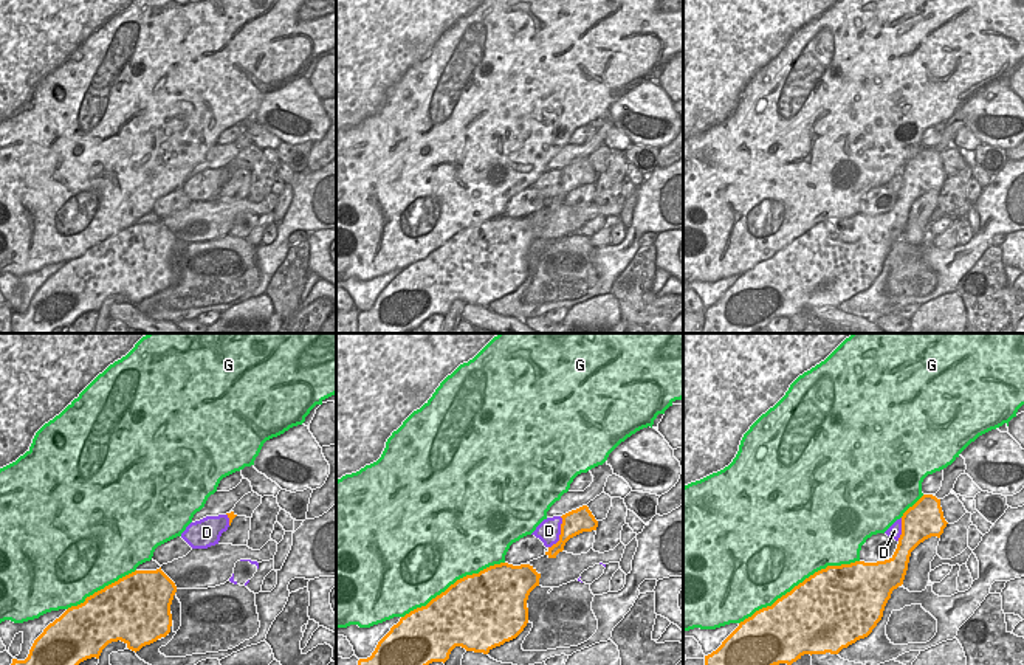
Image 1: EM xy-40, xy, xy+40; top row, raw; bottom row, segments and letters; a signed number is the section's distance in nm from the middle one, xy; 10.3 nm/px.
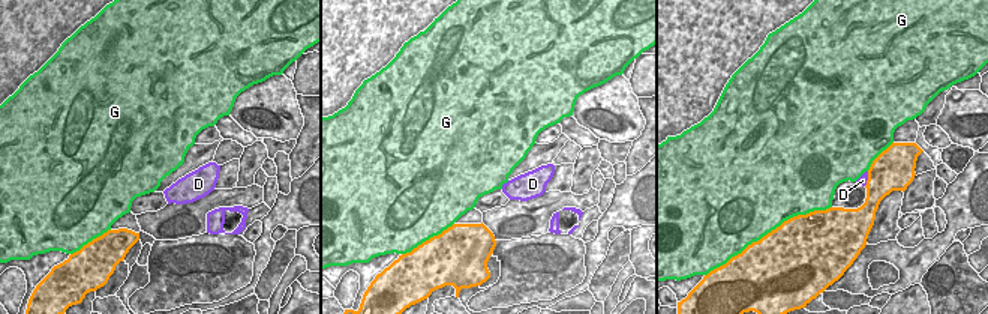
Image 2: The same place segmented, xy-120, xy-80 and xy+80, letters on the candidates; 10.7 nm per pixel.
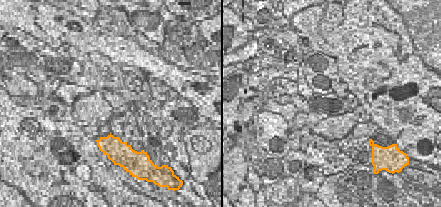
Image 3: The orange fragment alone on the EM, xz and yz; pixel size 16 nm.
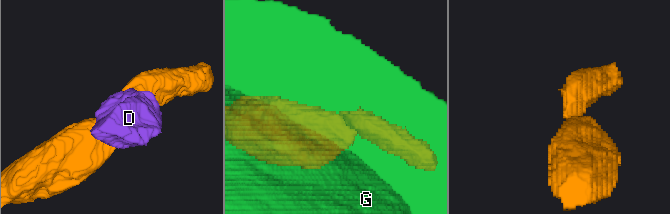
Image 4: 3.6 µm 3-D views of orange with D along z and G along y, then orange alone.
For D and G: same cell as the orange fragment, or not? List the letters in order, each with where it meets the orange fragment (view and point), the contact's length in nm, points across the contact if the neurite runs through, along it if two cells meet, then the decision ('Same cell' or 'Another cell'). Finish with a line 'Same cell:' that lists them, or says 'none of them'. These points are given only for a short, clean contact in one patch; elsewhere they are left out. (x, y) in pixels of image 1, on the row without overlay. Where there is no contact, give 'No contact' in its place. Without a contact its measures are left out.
D: Touches orange at xy (561, 186). Shared border 360 nm. Another cell
G: Touches orange at xy+40 (800, 236). Shared border 1400 nm. Another cell
Same cell: none of them

